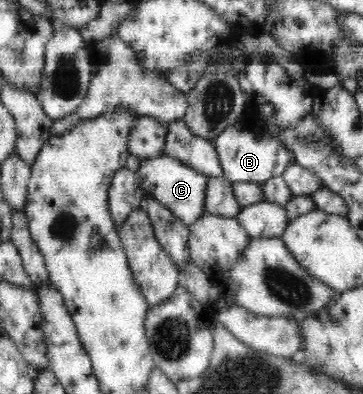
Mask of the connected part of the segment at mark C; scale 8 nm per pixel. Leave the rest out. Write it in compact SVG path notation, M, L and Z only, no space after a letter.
M160 154L151 159L145 159L136 172L138 187L144 196L150 195L152 199L170 209L176 218L184 224L192 224L199 216L205 213L205 192L208 177L189 168L188 165L166 154Z

